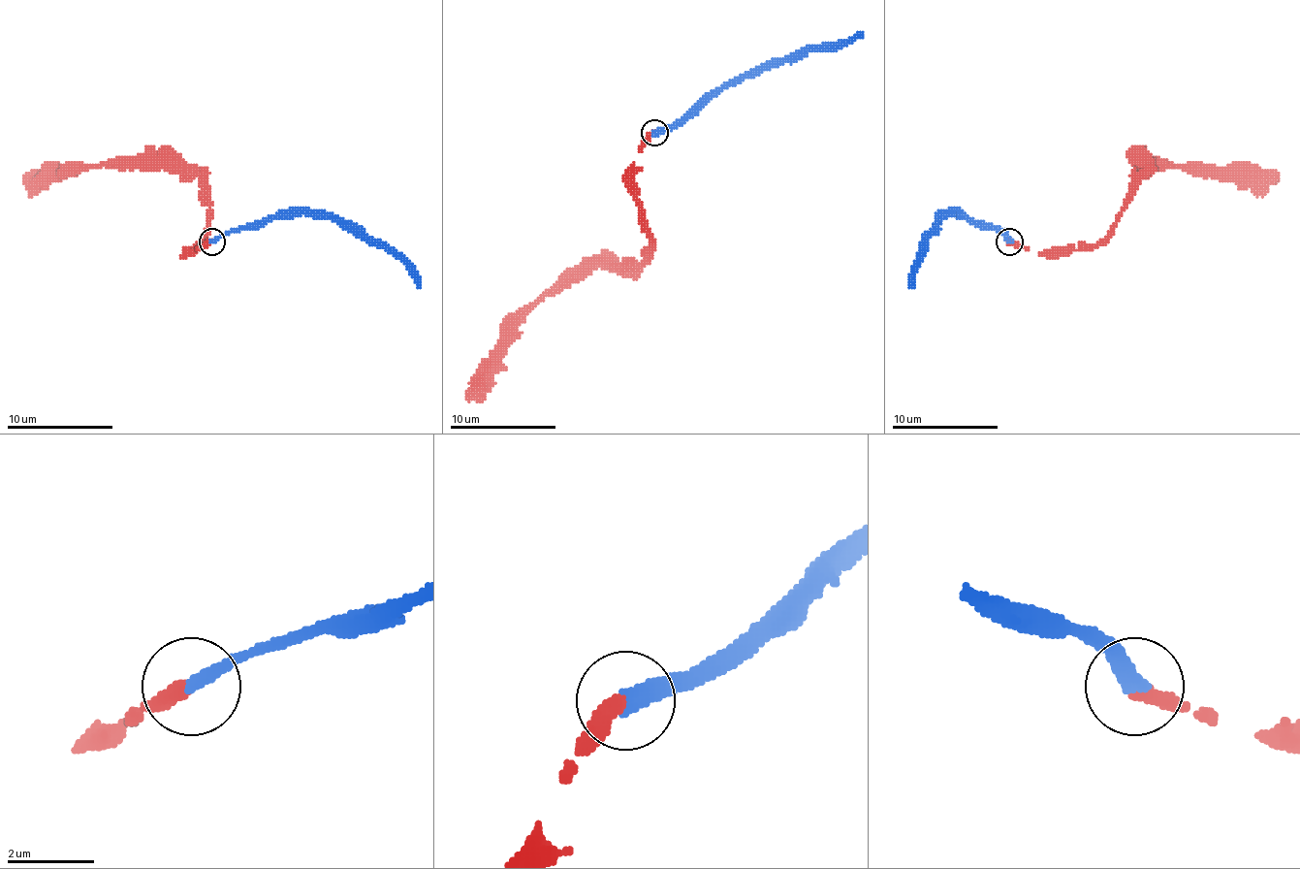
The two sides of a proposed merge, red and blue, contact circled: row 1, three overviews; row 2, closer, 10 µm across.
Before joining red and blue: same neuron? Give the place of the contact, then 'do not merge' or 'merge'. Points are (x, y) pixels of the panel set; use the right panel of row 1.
place (1009, 241); merge

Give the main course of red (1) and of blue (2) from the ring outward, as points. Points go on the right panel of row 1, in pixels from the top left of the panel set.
1: (1010, 242), (1039, 253), (1094, 247), (1122, 210), (1132, 183), (1140, 176), (1140, 165), (1257, 168), (1279, 180)
2: (1010, 242), (999, 232), (972, 218), (951, 212), (928, 237), (928, 247), (908, 287)

